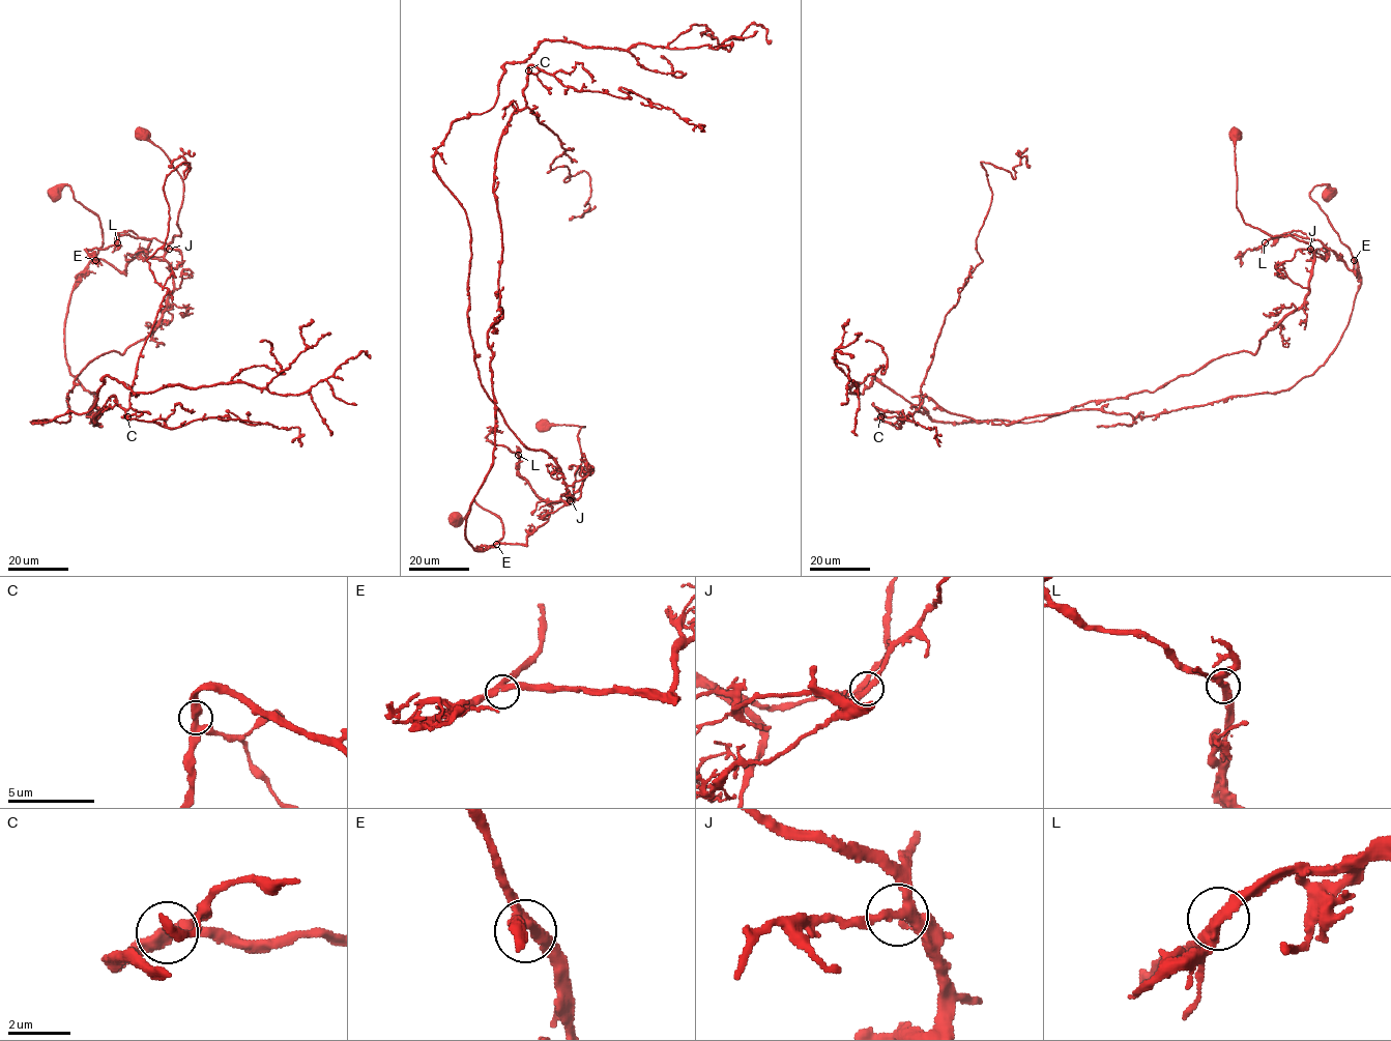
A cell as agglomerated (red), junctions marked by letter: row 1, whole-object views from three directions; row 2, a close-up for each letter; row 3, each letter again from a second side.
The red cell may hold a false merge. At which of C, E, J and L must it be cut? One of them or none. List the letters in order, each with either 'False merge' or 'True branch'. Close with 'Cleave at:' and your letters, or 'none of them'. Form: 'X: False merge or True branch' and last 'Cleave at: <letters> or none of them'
C: True branch
E: True branch
J: True branch
L: False merge
Cleave at: L

